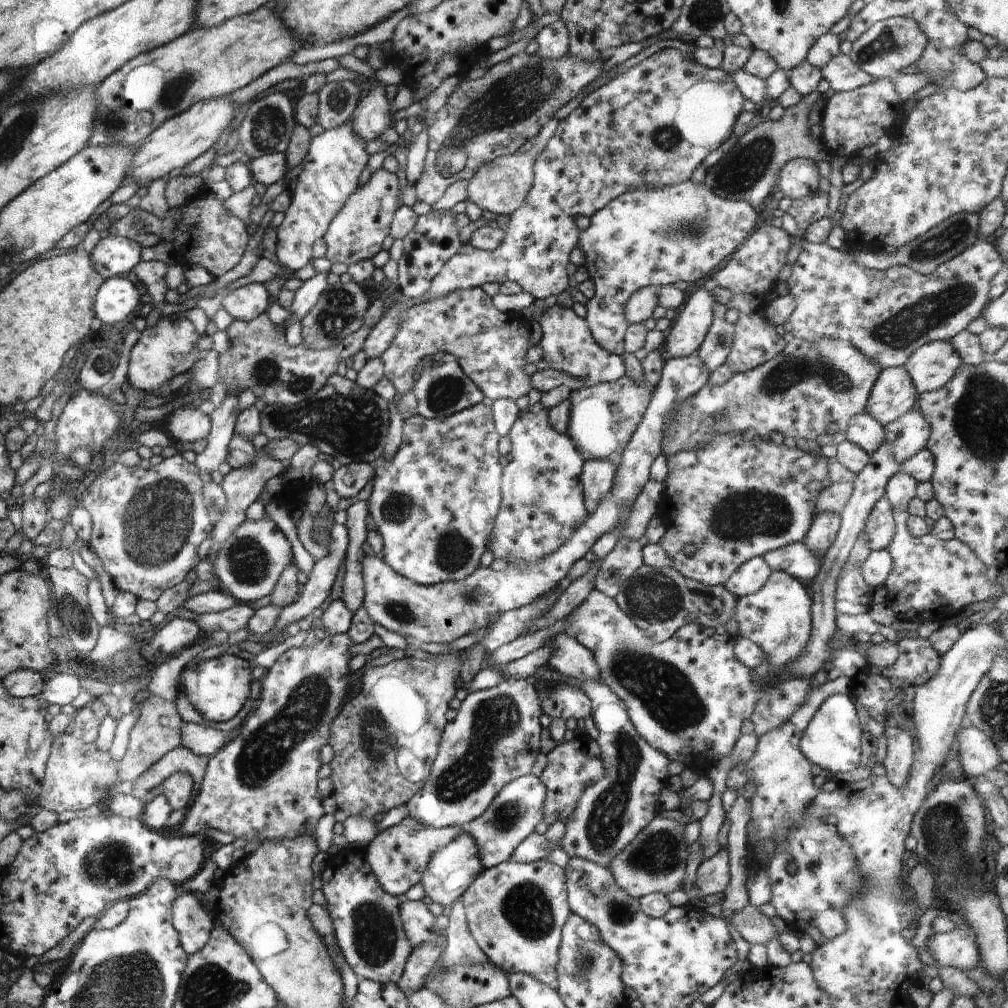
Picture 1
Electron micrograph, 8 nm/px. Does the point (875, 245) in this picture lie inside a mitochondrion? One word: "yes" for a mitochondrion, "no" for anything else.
no

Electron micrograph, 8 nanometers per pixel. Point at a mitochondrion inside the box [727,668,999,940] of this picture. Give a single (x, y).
(945, 832)

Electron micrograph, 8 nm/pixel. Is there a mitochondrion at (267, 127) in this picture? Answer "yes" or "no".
yes

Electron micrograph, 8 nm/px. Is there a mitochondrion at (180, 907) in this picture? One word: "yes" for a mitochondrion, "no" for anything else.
no

